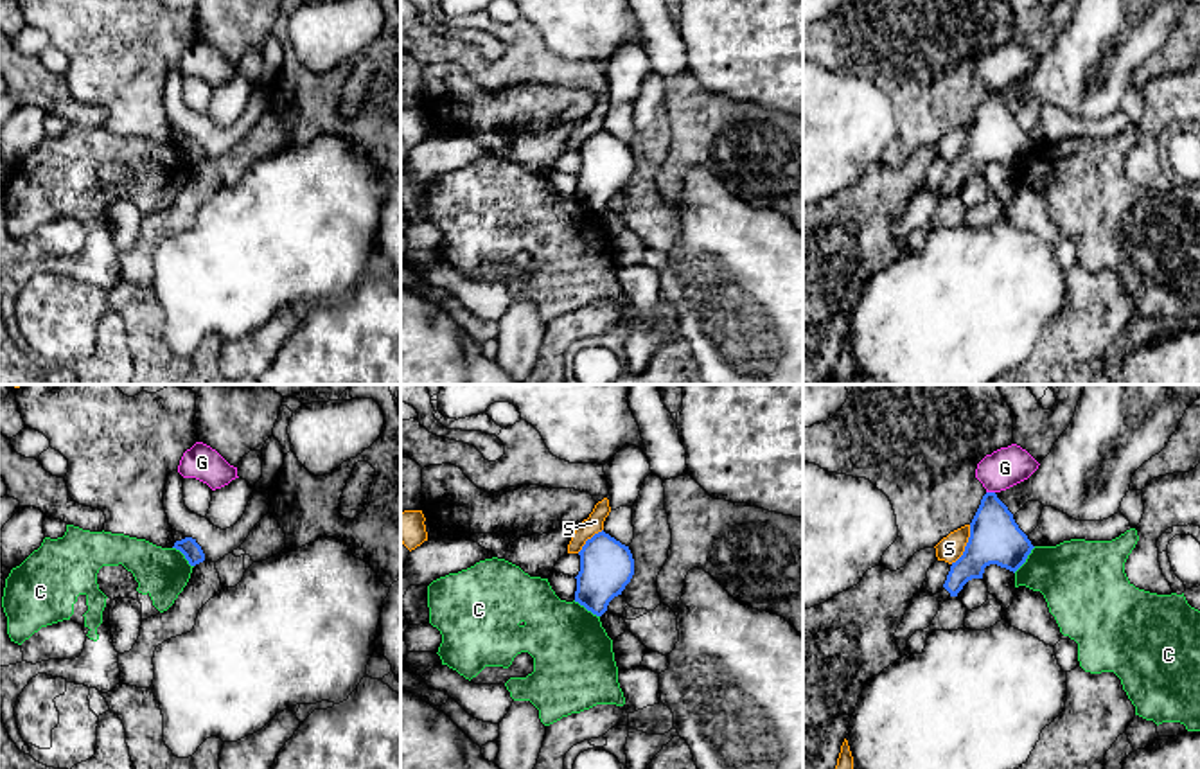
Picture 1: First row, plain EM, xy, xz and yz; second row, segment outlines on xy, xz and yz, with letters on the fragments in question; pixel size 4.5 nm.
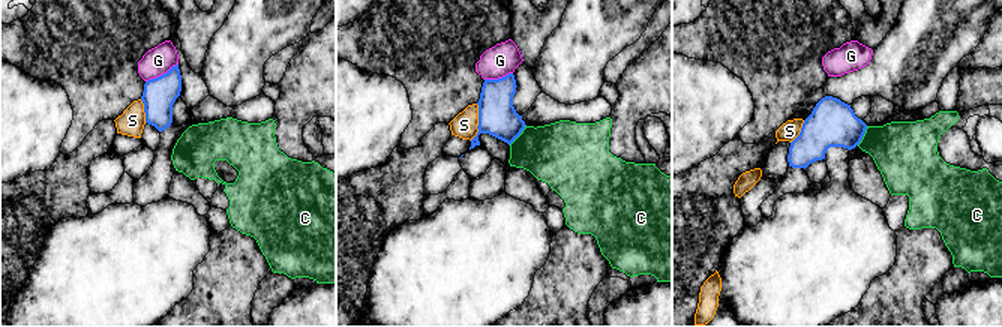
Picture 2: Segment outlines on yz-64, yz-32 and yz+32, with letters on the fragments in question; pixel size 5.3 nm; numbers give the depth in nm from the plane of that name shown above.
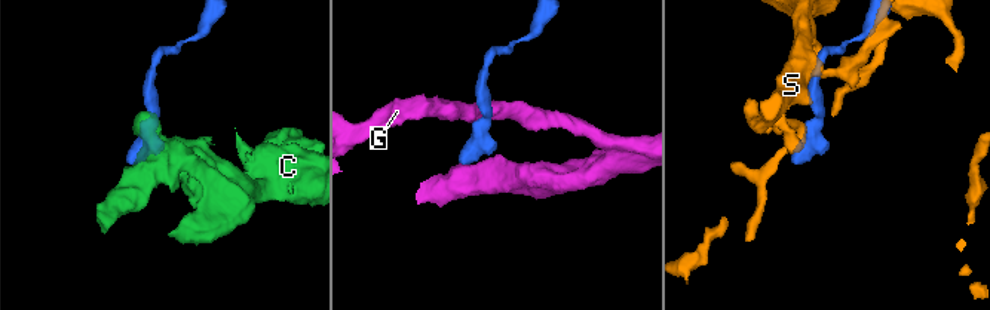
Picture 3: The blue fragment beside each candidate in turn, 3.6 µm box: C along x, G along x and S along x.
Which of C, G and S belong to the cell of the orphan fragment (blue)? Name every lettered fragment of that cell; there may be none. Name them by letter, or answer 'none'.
none

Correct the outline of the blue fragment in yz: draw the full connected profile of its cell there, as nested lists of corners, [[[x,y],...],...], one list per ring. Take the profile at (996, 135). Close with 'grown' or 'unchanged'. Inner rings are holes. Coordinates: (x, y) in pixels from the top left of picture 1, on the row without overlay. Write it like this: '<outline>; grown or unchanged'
[[[986,90],[970,120],[970,135],[965,149],[952,160],[943,185],[936,192],[923,189],[913,194],[895,230],[902,255],[909,252],[907,237],[916,228],[923,228],[931,223],[949,194],[957,194],[968,178],[983,176],[984,165],[990,162],[1015,171],[1026,160],[1033,146],[1008,104],[995,90]]]; grown

